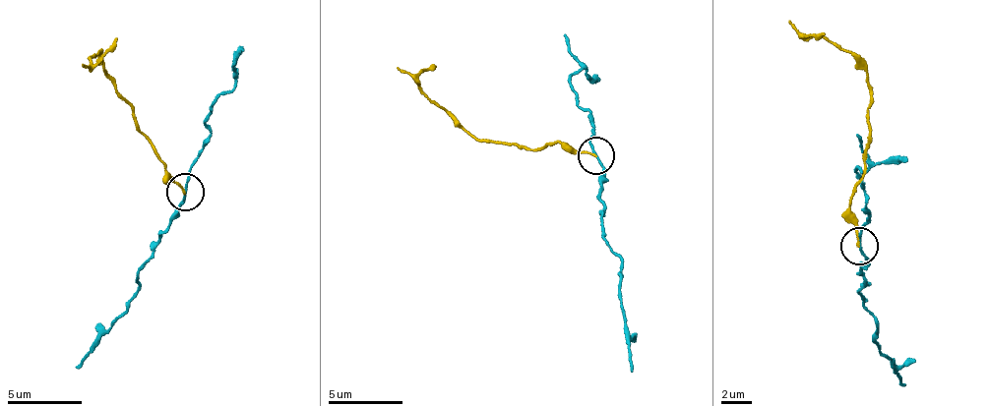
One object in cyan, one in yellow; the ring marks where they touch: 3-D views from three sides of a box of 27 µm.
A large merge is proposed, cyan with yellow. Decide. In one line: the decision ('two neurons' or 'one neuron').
two neurons

